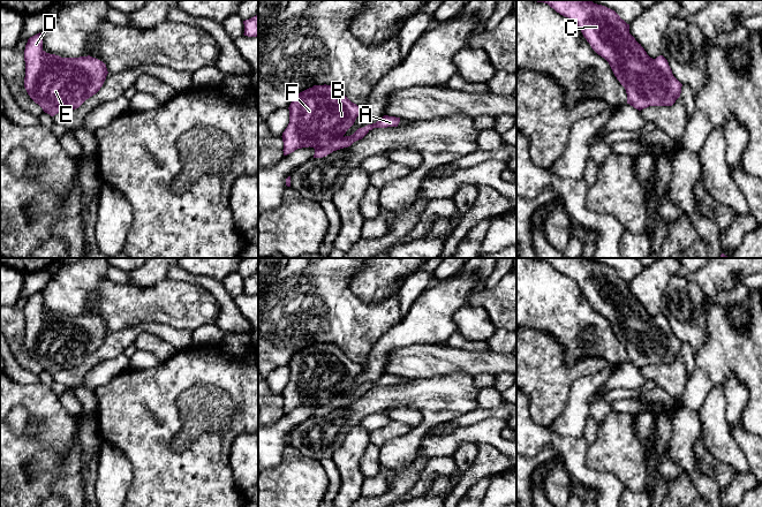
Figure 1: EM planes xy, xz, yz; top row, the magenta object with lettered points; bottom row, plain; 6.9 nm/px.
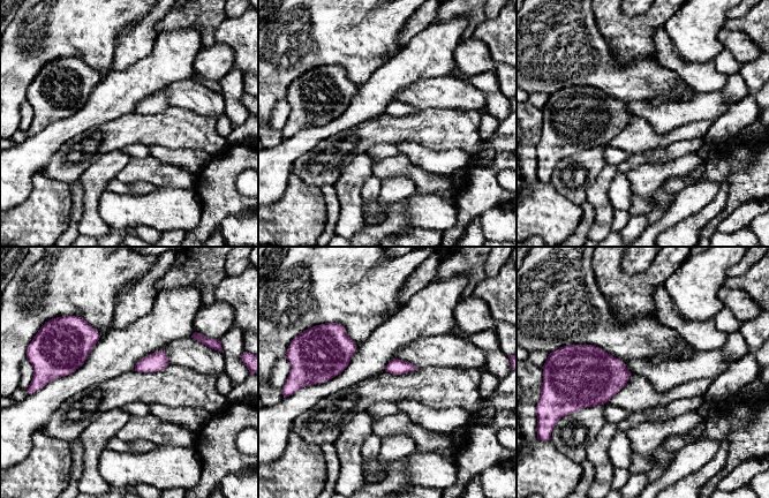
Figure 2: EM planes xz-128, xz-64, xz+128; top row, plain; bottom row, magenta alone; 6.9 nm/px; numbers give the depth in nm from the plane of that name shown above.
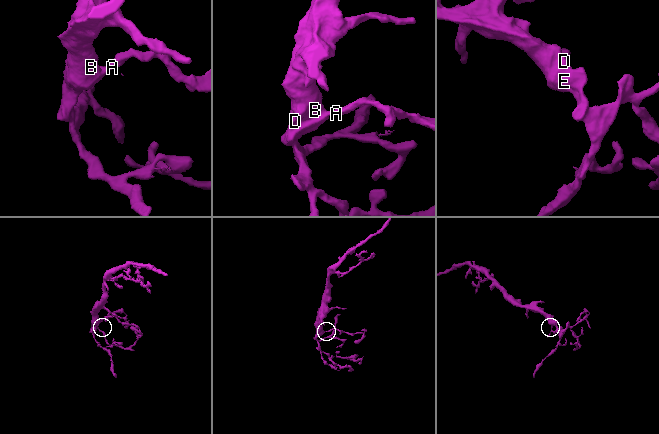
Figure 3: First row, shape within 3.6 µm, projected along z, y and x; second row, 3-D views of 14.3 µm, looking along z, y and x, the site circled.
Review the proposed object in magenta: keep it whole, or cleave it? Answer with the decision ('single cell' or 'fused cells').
single cell

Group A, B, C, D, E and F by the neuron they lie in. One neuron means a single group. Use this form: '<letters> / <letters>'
A B C D E F

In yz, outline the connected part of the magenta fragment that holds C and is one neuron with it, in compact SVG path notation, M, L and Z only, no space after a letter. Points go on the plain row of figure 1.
M591 258L533 259L548 262L576 282L591 307L609 320L614 334L626 348L627 362L634 366L641 369L649 364L672 364L680 355L682 342L673 334L667 318L663 313L650 316L629 292L629 282L614 268Z

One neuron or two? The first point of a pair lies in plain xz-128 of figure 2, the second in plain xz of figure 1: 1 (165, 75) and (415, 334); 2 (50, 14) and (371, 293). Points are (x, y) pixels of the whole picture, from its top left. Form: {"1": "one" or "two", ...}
{"1": "one", "2": "two"}

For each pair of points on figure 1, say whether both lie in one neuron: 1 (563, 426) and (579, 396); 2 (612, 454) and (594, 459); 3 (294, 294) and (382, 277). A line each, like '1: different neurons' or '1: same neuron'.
1: same neuron
2: same neuron
3: different neurons

